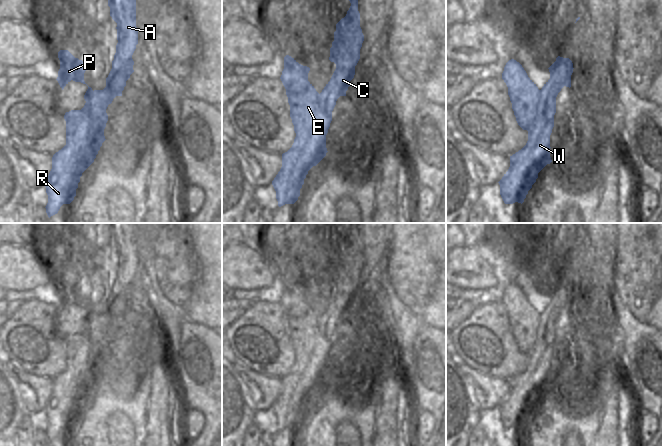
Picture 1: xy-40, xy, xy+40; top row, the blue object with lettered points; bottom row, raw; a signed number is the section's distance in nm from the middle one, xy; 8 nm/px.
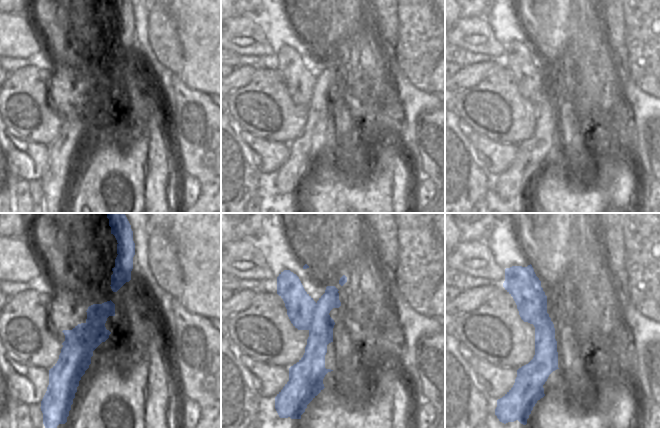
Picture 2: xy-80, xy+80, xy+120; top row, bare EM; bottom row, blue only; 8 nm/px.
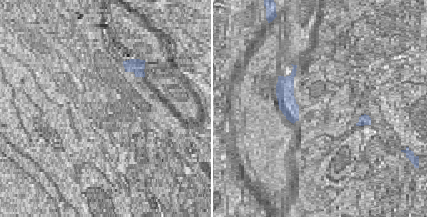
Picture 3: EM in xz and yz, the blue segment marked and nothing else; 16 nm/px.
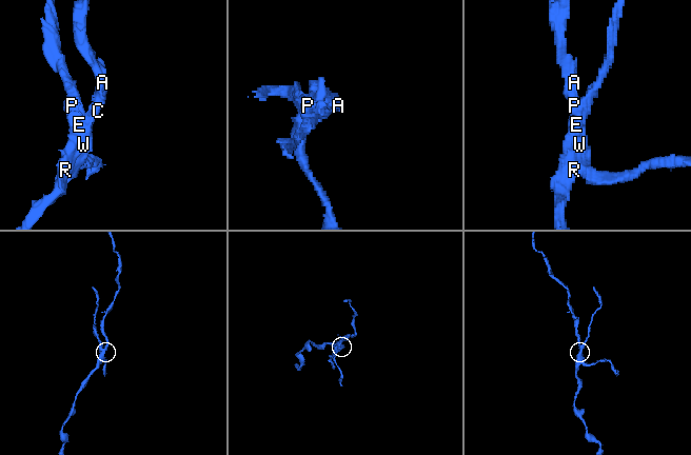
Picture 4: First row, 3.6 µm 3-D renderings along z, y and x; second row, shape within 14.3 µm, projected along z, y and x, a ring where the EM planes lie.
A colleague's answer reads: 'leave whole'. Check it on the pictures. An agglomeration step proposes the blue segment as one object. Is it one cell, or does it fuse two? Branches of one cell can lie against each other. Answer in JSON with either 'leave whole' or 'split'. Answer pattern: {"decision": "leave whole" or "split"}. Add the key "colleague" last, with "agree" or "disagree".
{"decision": "split", "colleague": "disagree"}

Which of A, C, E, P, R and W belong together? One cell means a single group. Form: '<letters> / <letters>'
A C W / E P R

